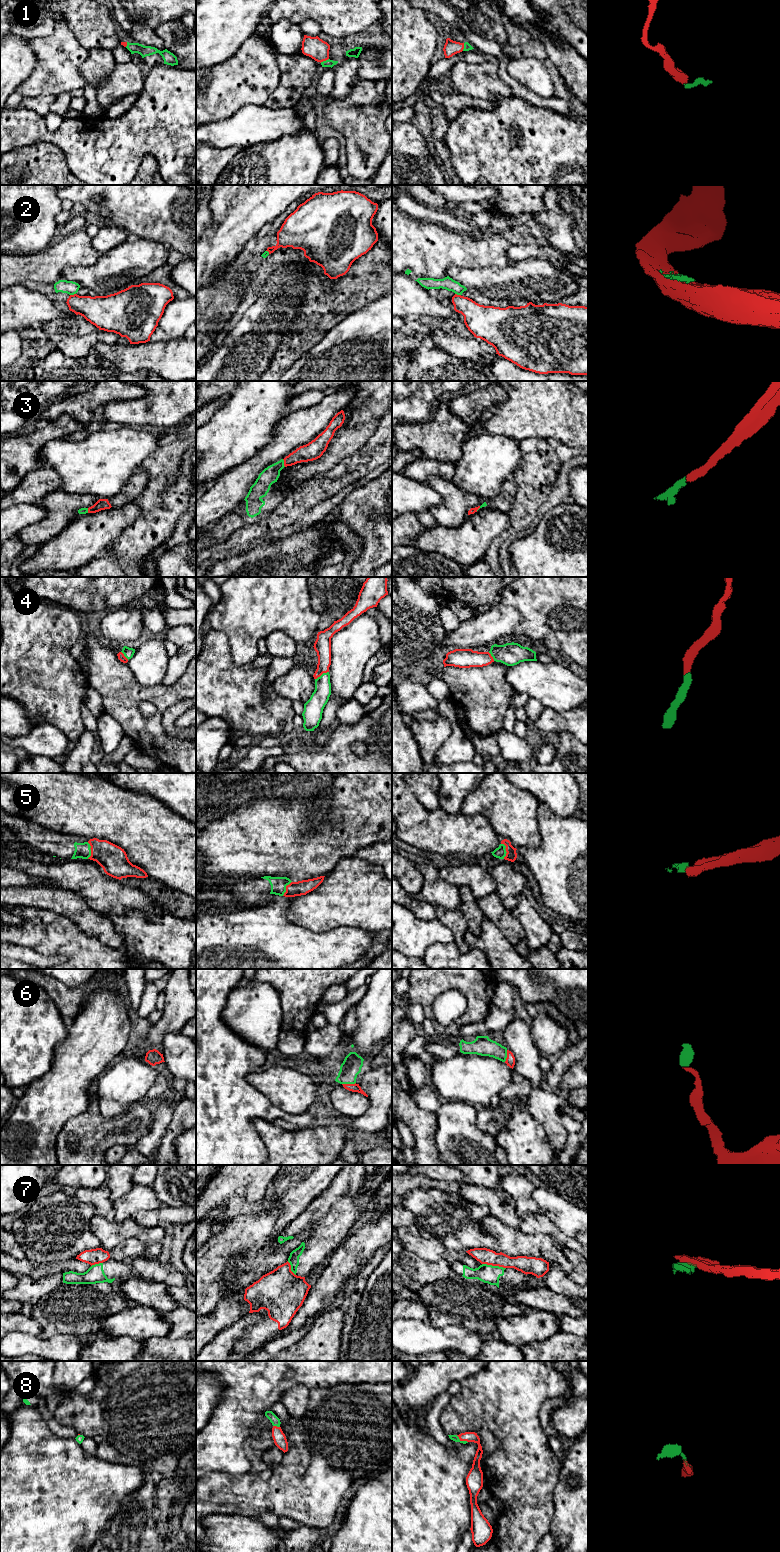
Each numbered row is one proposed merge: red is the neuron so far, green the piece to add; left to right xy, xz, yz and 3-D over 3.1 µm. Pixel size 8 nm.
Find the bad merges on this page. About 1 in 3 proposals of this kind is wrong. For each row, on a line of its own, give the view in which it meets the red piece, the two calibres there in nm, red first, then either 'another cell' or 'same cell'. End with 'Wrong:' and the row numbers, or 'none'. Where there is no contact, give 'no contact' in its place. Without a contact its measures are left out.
1: contact in xz; calibres 170 and 60 nm; same cell
2: contact in xy; calibres 240 and 110 nm; another cell
3: contact in xz; calibres 140 and 140 nm; same cell
4: contact in xz; calibres 140 and 140 nm; same cell
5: contact in yz; calibres 90 and 90 nm; same cell
6: contact in xz; calibres 70 and 160 nm; same cell
7: contact in yz; calibres 130 and 150 nm; another cell
8: contact in yz; calibres 80 and 50 nm; same cell
Wrong: 2, 7

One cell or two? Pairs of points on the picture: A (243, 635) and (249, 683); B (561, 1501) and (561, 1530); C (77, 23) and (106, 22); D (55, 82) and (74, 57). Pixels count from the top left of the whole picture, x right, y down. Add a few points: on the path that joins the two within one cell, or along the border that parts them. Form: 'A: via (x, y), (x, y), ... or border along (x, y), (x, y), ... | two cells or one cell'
A: border along (230, 646), (231, 659), (236, 664), (252, 663) | two cells
B: via (561, 1508), (561, 1523) | one cell
C: via (84, 22), (99, 22) | one cell
D: via (55, 76), (68, 63) | one cell

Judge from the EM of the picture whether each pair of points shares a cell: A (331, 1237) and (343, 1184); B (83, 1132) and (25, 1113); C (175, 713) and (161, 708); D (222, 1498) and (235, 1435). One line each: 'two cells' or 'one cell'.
A: one cell
B: two cells
C: two cells
D: two cells

